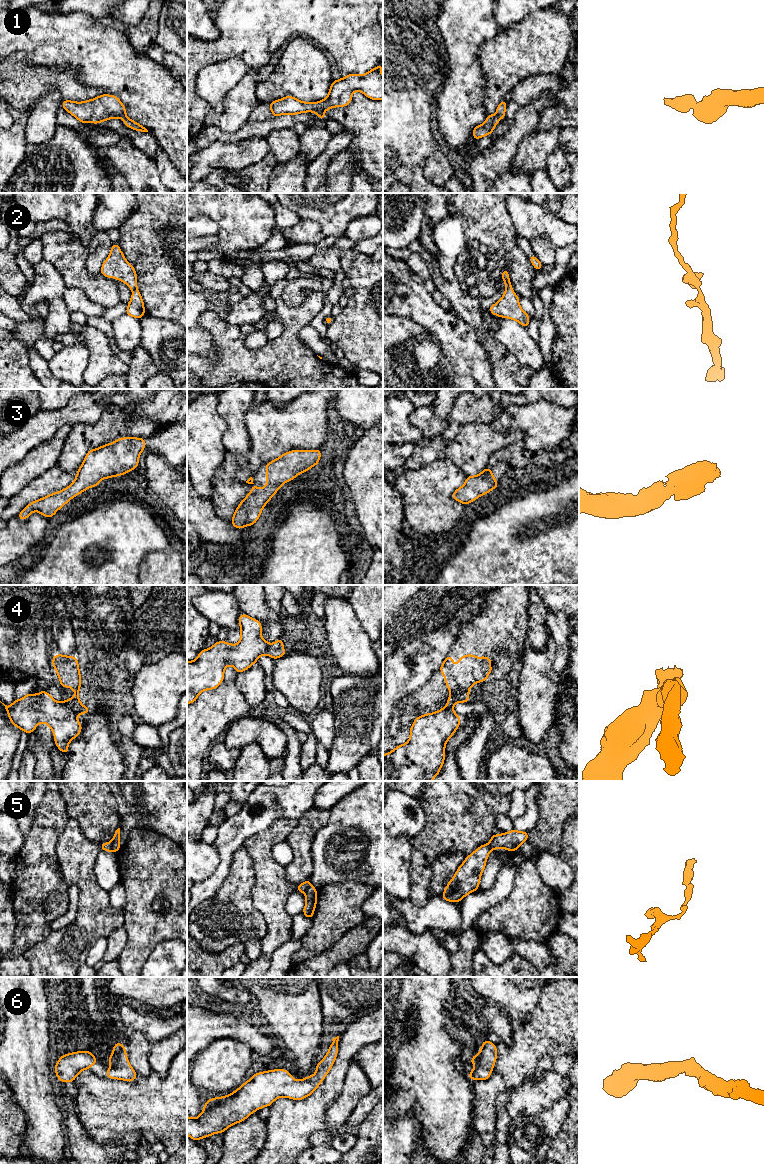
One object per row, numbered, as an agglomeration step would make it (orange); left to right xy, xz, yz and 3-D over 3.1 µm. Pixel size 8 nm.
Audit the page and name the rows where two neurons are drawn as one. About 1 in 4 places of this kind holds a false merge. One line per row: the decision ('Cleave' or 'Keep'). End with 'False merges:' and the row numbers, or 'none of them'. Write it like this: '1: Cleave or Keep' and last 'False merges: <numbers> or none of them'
1: Keep
2: Keep
3: Keep
4: Cleave
5: Cleave
6: Keep
False merges: 4, 5

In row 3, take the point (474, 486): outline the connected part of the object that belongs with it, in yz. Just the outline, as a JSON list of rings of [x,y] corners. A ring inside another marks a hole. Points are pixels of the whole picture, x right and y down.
[[[488,467],[476,476],[467,476],[464,485],[455,490],[452,498],[467,505],[495,489],[499,483],[494,479],[491,468]]]

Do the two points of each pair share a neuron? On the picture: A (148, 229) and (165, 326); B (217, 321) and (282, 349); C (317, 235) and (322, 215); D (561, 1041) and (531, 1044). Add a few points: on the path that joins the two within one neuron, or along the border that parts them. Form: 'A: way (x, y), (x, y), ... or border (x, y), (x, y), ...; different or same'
A: border (145, 313), (155, 317), (167, 318), (176, 323); different
B: way (229, 338), (246, 355), (265, 355); same
C: border (301, 218), (315, 221), (326, 236); different
D: way (554, 1041), (538, 1041); same

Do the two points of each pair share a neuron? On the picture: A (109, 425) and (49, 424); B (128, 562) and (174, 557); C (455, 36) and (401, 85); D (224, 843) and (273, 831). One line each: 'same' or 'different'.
A: different
B: different
C: different
D: different

